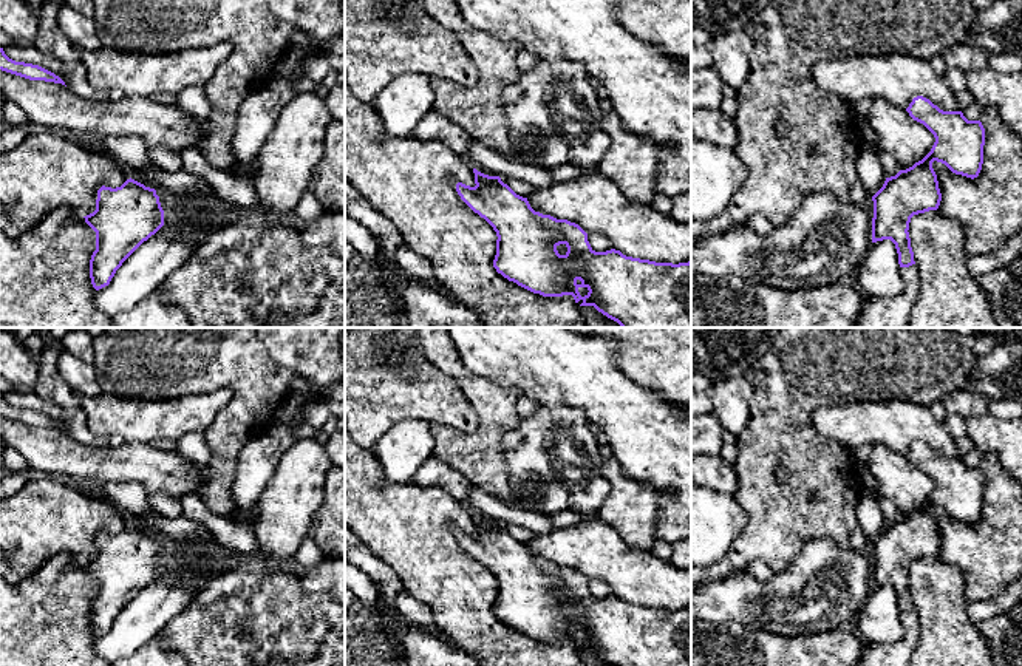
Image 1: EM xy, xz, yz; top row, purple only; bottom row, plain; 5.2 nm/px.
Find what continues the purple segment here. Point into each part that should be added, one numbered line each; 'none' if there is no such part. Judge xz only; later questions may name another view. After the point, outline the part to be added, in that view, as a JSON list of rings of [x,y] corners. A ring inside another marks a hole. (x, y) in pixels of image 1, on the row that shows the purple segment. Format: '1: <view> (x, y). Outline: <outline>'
none

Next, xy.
none

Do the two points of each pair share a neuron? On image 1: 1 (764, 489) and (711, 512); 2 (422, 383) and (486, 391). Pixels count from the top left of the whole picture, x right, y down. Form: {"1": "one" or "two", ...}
{"1": "two", "2": "two"}

